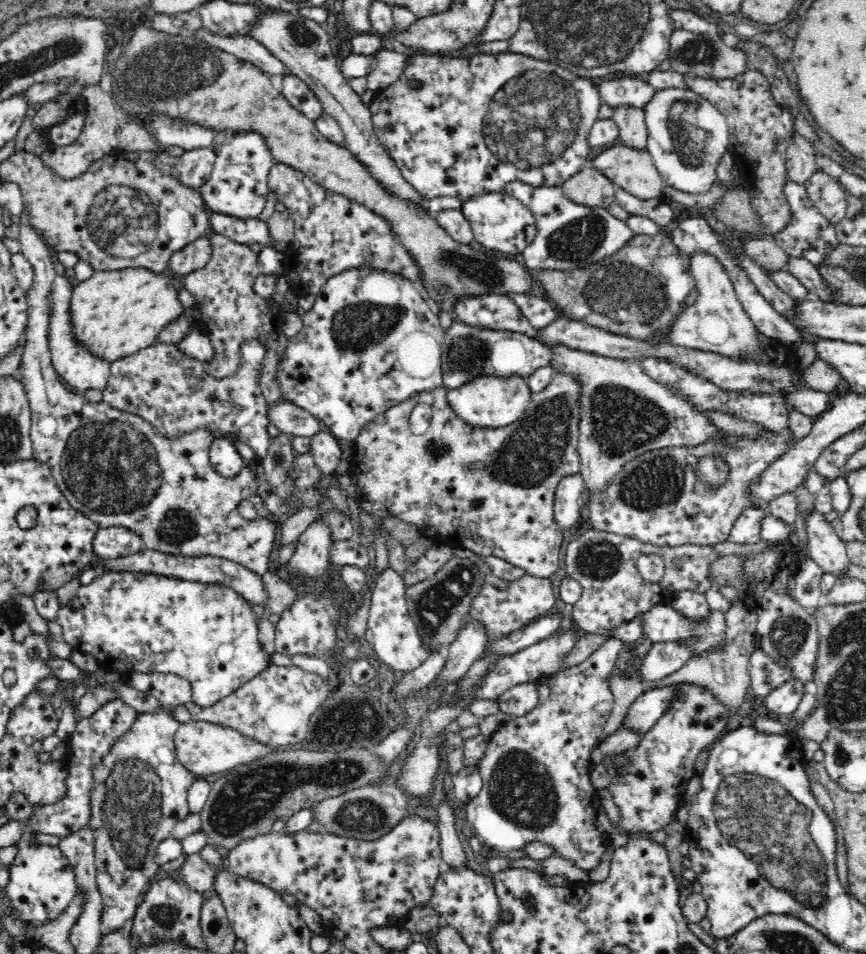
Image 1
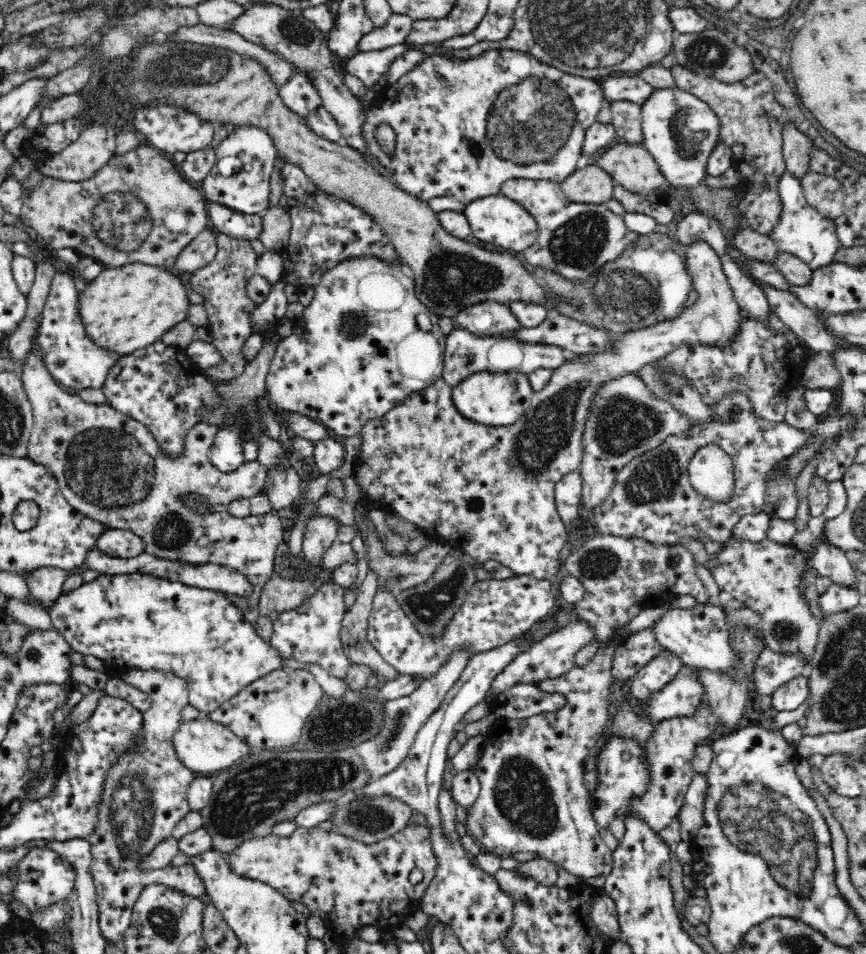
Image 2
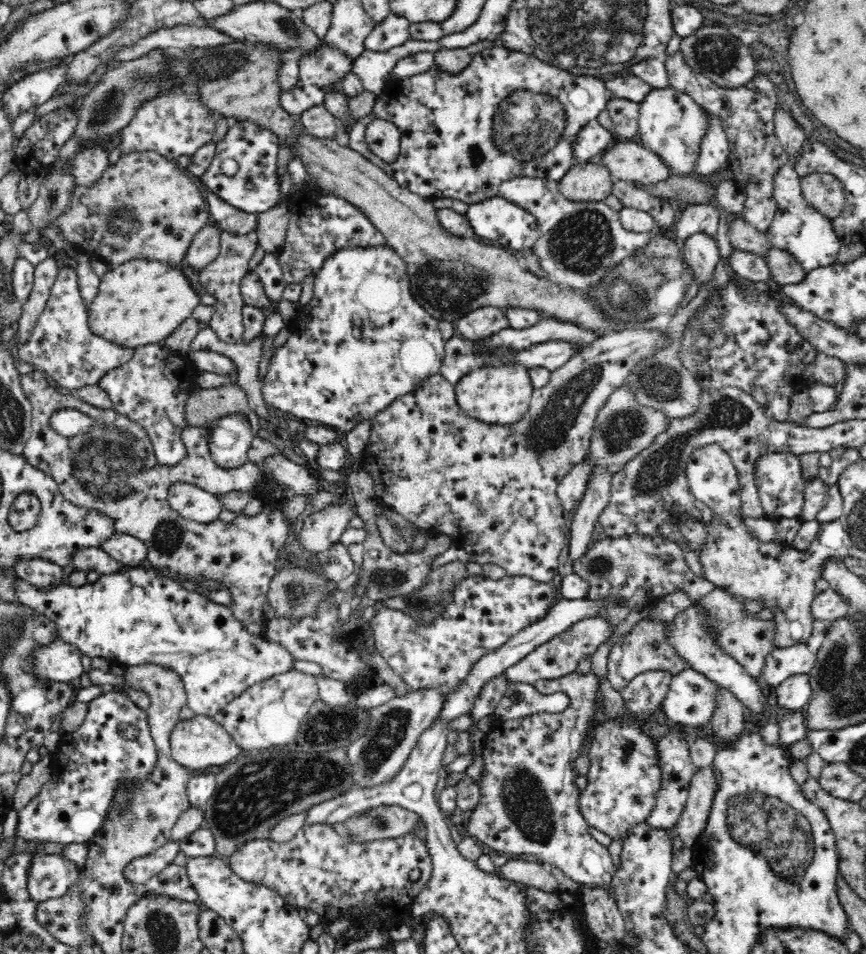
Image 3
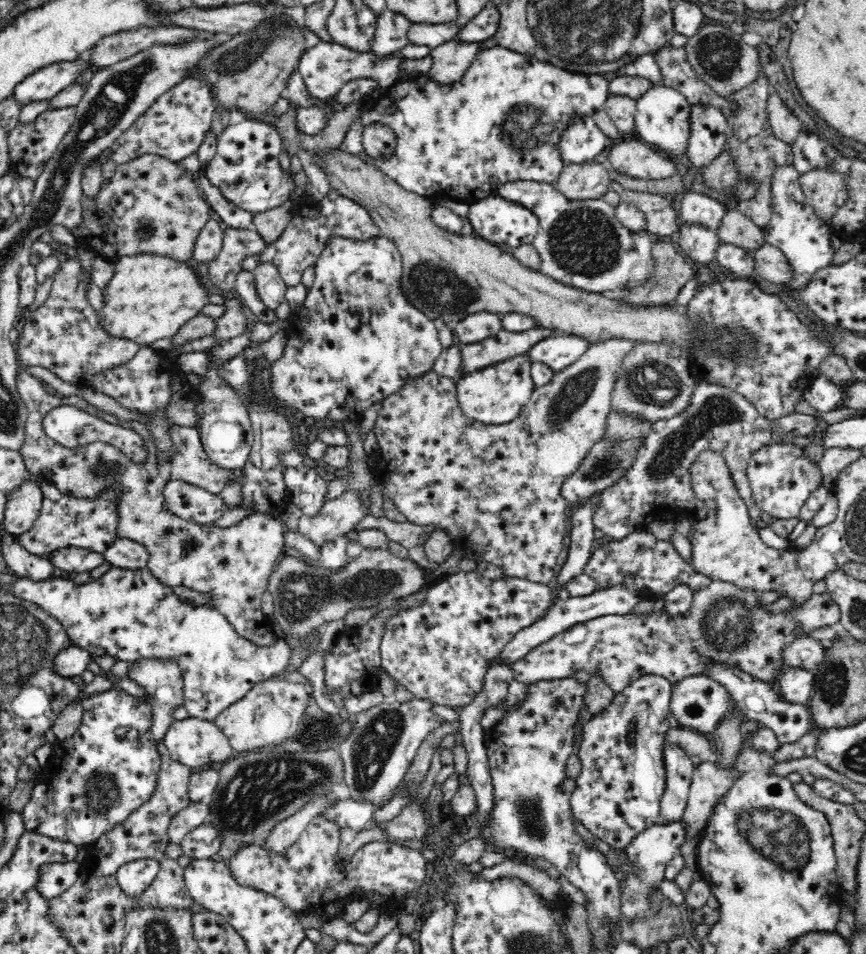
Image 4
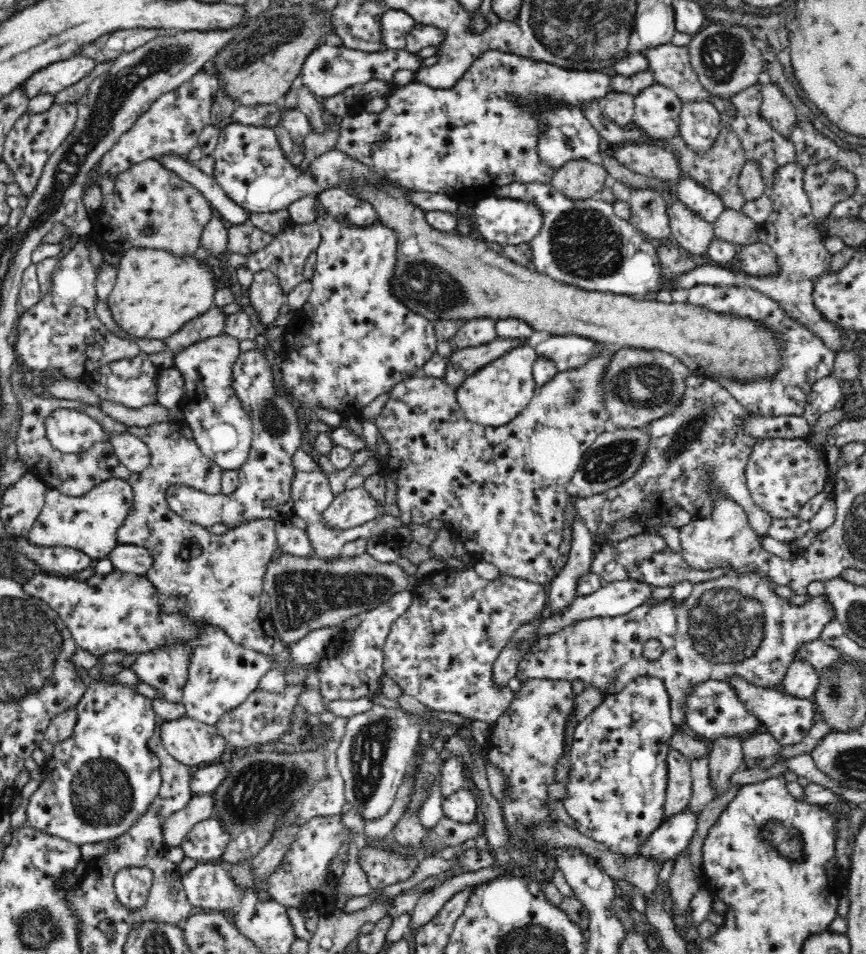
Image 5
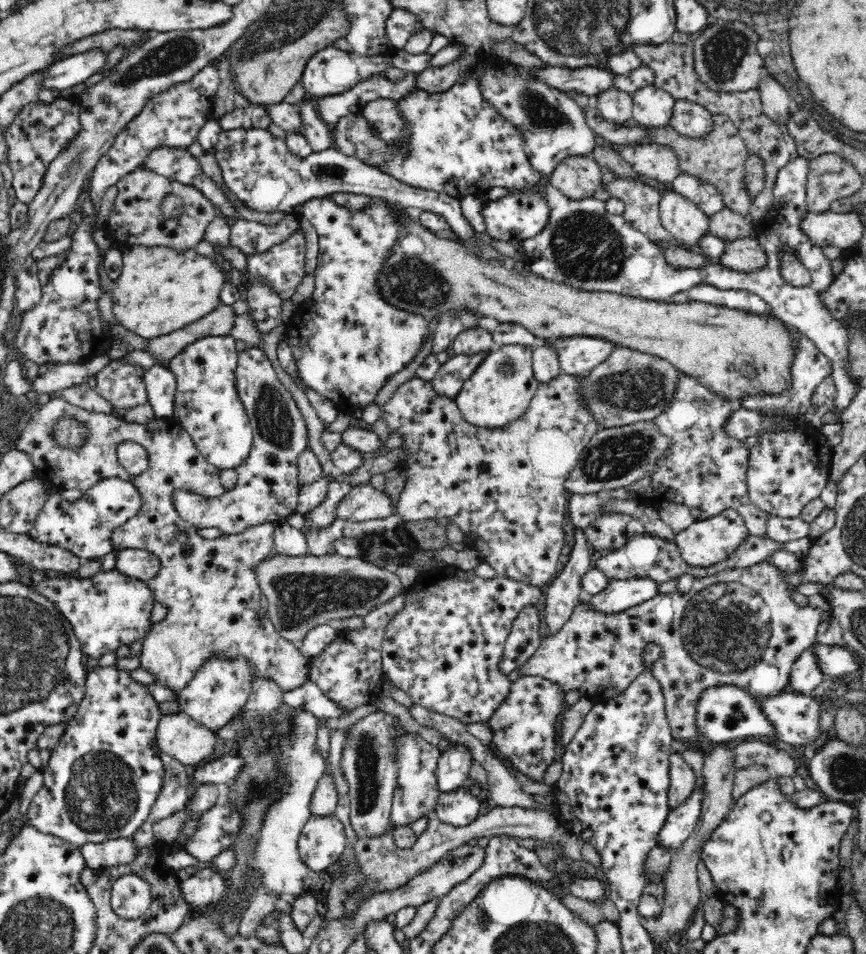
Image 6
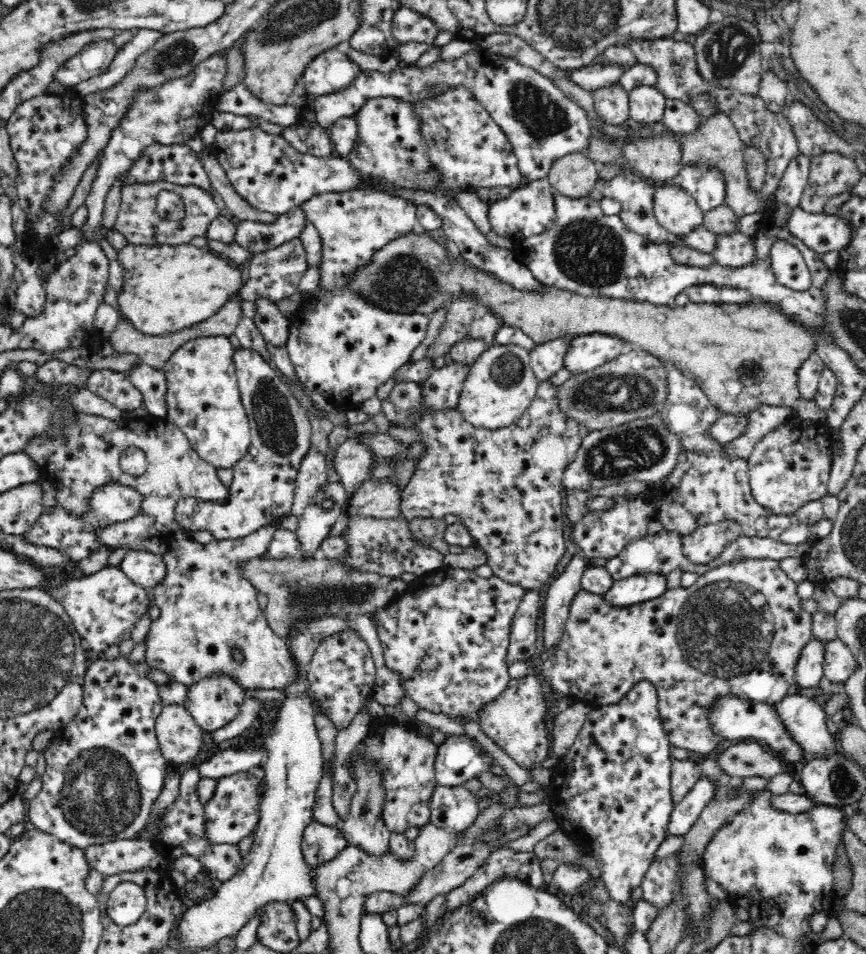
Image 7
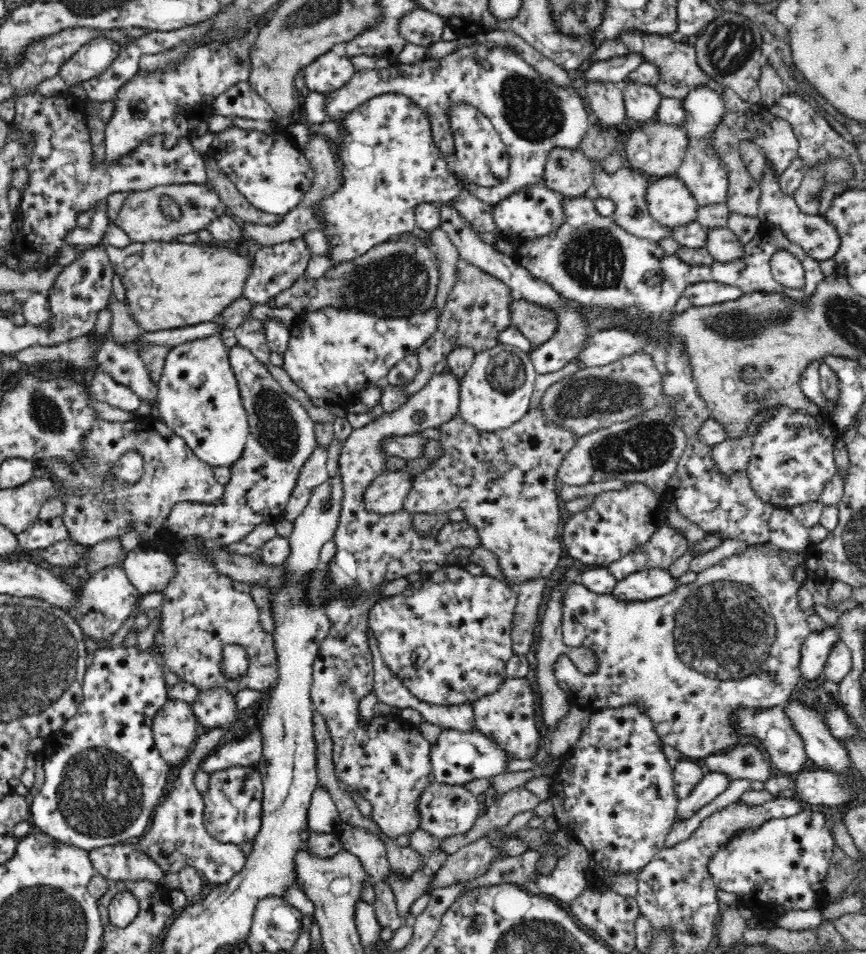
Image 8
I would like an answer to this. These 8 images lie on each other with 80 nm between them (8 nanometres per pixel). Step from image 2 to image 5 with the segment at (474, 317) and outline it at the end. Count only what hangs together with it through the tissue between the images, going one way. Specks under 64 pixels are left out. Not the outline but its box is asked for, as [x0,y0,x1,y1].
[451,318,496,350]

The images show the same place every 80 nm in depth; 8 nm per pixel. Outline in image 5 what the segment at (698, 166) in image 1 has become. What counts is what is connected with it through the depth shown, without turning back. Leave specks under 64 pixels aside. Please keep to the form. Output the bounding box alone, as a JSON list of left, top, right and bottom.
[633,84,682,142]

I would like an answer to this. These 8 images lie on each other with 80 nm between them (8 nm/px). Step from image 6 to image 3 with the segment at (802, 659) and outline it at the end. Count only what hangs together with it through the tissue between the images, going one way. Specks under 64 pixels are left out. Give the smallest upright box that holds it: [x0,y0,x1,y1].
[776,674,812,710]

